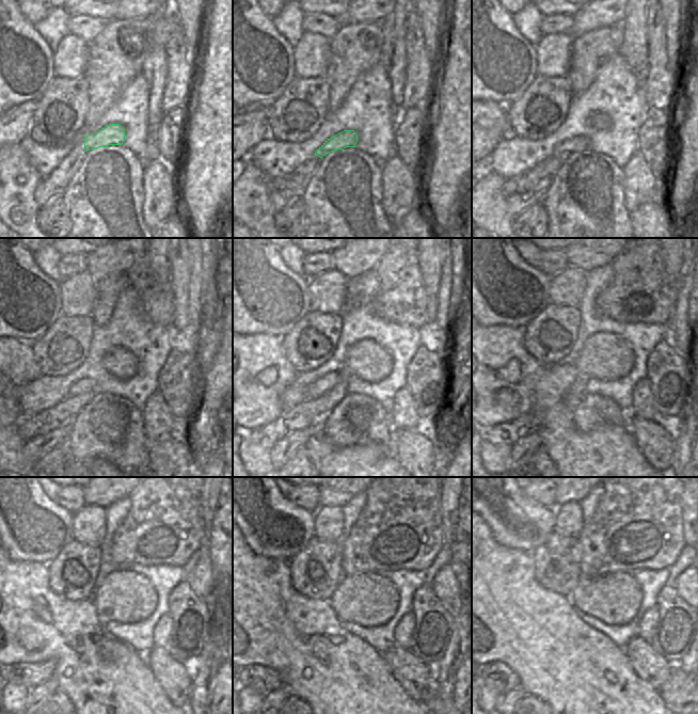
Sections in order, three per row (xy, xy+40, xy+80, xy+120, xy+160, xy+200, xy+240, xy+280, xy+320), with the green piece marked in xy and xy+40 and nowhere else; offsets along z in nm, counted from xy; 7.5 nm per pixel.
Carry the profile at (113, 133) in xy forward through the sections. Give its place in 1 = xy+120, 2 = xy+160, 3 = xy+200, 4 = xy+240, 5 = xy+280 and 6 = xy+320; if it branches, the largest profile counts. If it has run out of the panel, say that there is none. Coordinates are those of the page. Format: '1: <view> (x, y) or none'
1: xy+120 (81, 392)
2: xy+160 (323, 394)
3: xy+200 (508, 433)
4: xy+240 (30, 676)
5: xy+280 (263, 679)
6: xy+320 (497, 676)

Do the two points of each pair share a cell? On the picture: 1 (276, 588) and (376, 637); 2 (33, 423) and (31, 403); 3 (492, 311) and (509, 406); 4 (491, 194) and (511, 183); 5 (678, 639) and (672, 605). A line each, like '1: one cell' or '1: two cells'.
1: two cells
2: two cells
3: two cells
4: two cells
5: one cell

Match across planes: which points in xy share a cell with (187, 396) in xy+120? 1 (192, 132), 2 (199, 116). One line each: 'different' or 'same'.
1: different
2: different

